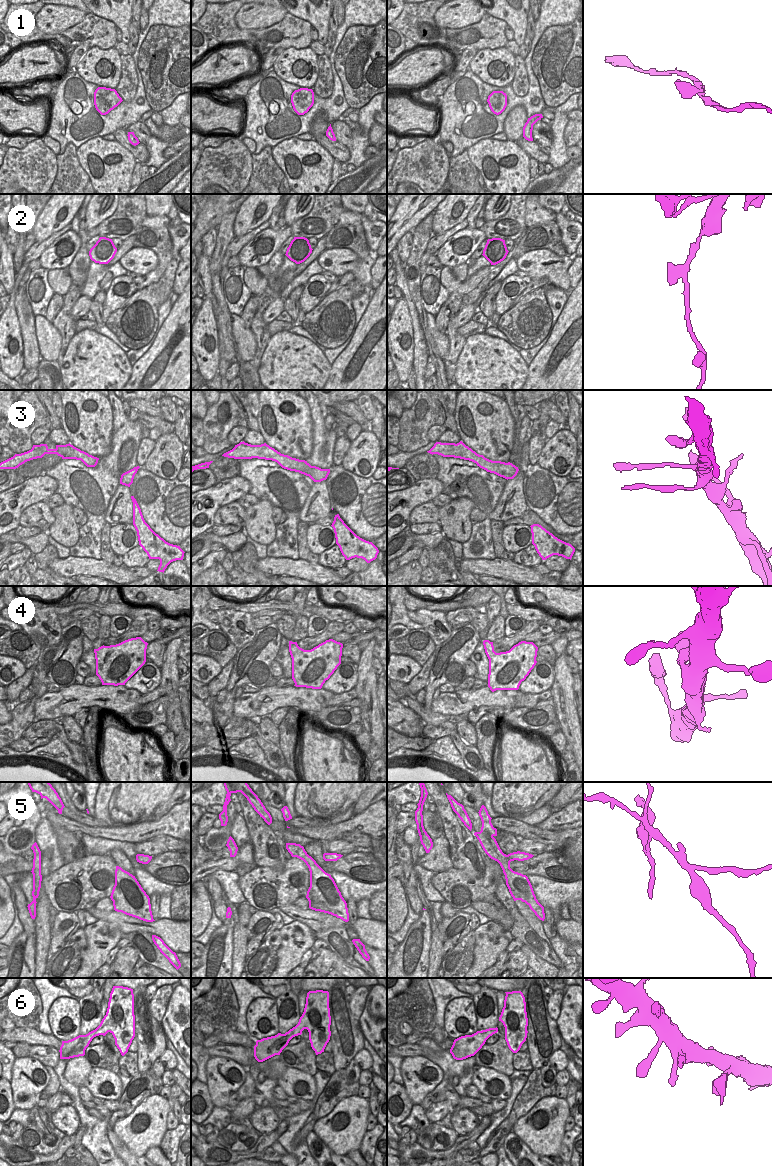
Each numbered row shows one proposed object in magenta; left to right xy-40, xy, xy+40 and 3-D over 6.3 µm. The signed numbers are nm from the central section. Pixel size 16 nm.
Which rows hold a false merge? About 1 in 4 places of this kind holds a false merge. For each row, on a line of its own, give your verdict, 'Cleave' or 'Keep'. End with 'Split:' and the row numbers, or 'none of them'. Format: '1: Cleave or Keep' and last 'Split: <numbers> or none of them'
1: Keep
2: Keep
3: Cleave
4: Keep
5: Cleave
6: Keep
Split: 3, 5

